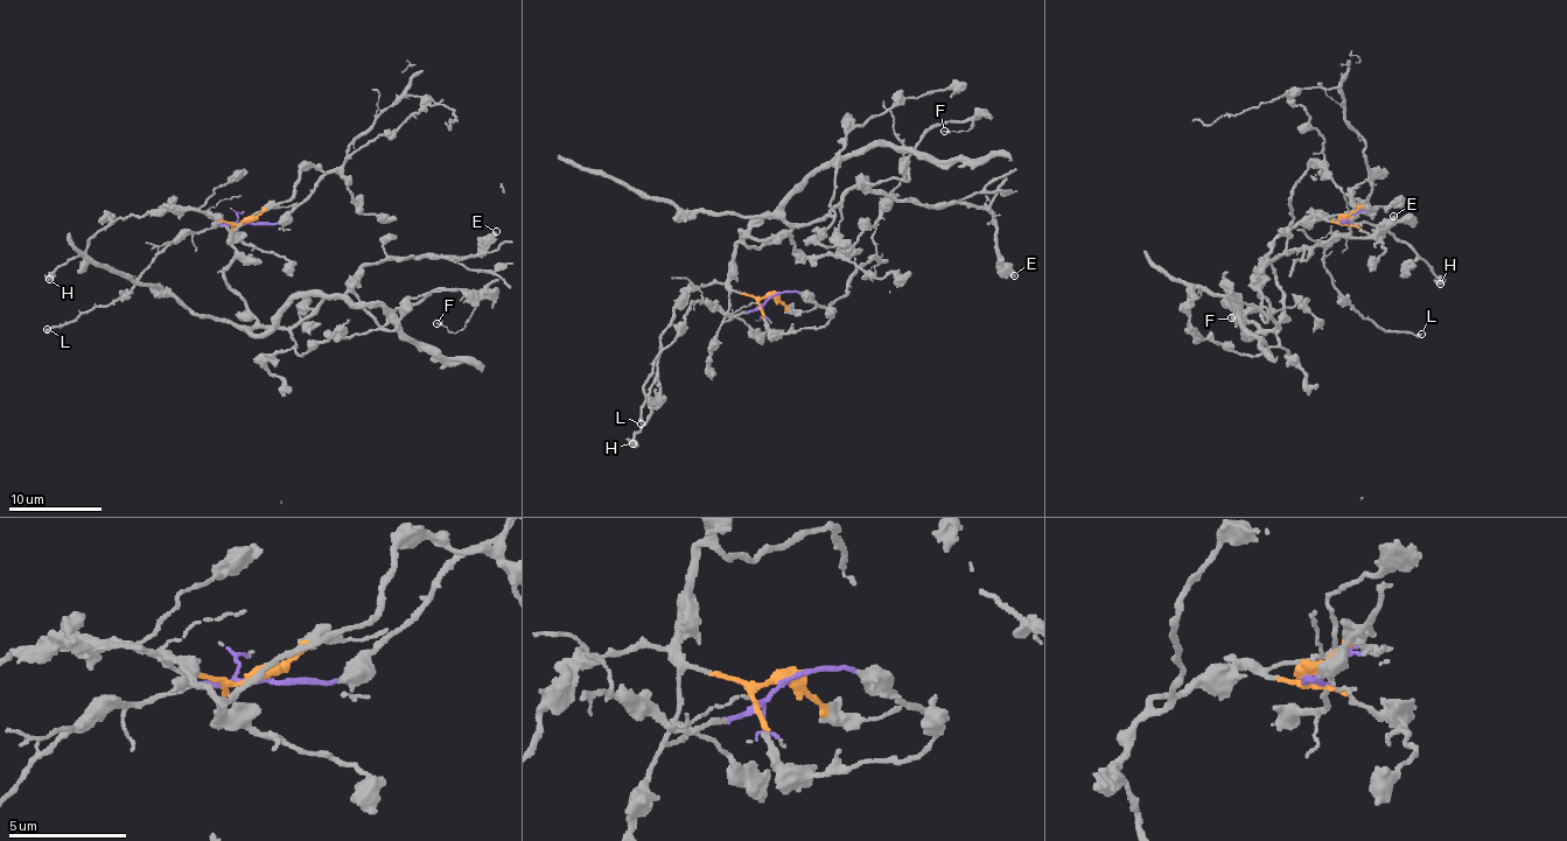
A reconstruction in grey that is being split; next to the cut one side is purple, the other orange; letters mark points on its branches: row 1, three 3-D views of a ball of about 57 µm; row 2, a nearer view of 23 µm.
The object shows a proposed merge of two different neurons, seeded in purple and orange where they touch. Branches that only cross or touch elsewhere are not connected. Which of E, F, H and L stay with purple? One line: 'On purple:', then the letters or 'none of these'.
On purple: L

